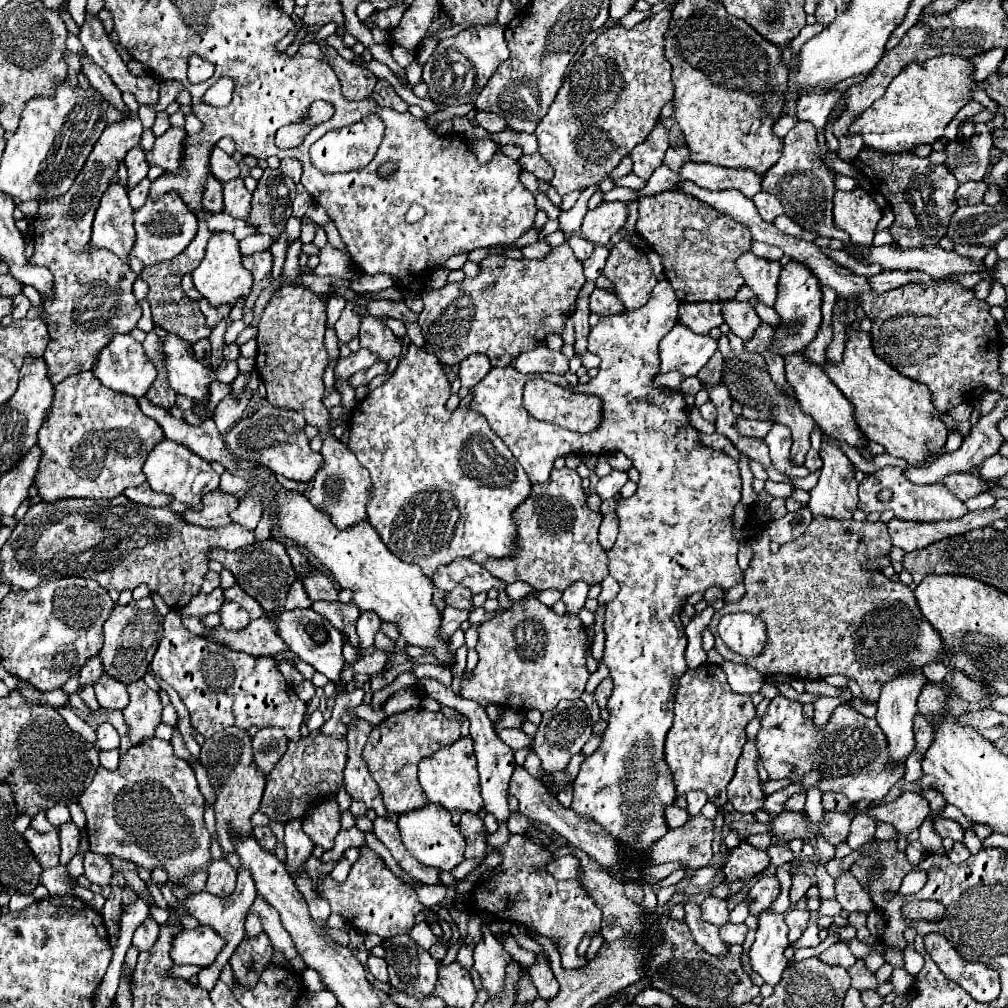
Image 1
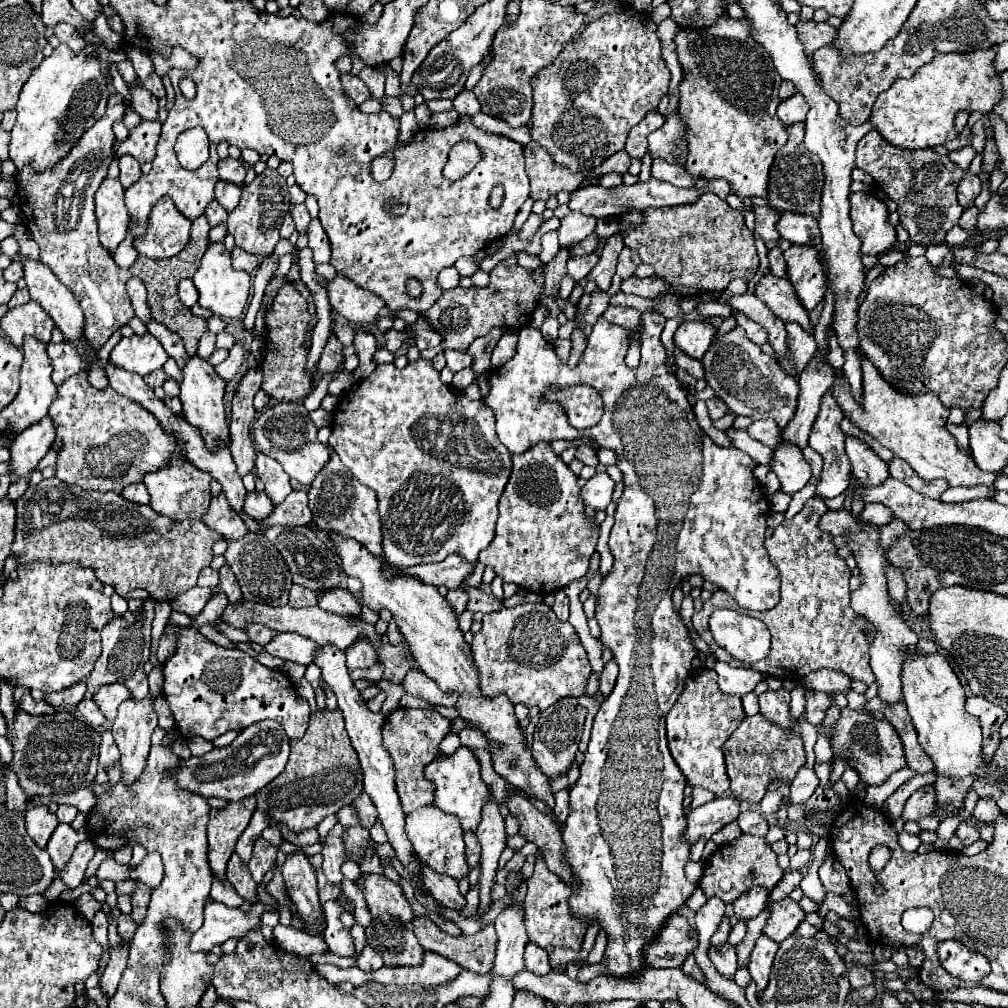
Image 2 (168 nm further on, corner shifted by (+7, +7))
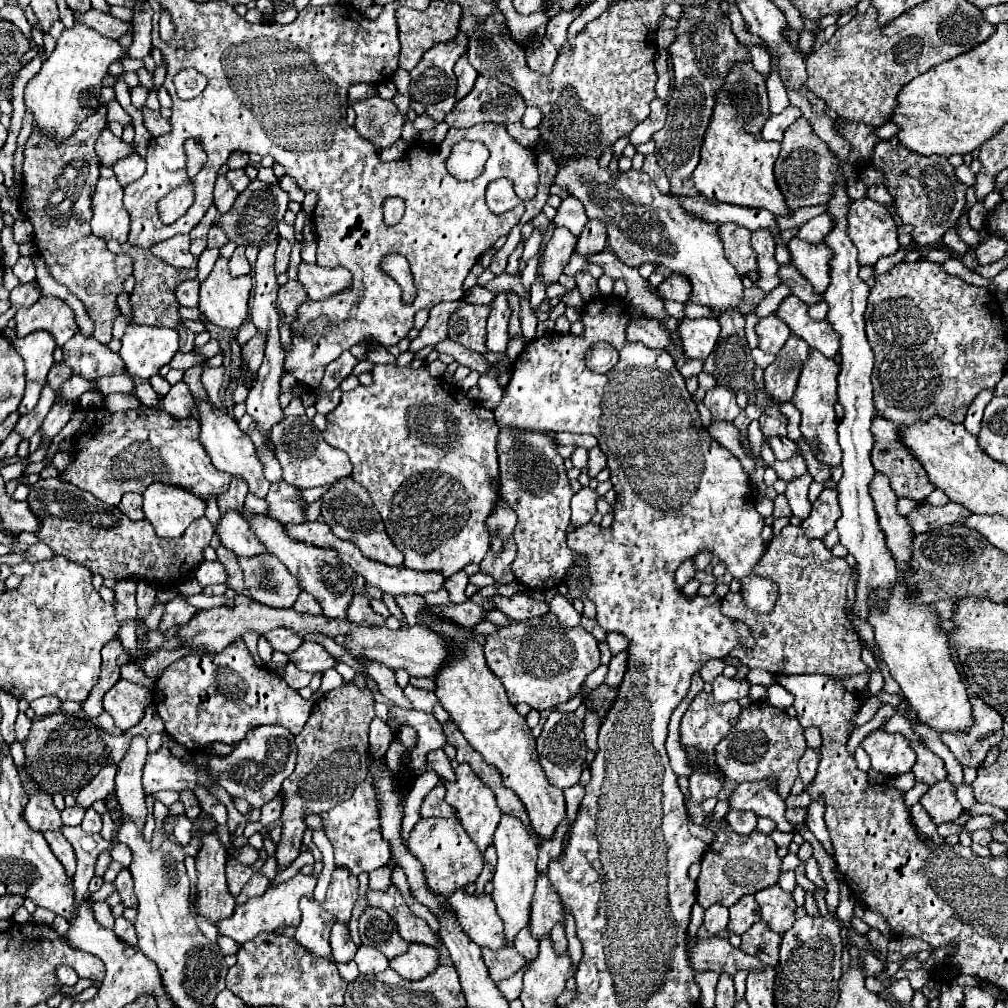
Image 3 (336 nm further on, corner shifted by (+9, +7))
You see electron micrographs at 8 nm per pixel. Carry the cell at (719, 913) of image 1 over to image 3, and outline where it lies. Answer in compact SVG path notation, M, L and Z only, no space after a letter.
M710 905L706 909L704 927L708 935L722 935L728 925L728 909L724 905Z

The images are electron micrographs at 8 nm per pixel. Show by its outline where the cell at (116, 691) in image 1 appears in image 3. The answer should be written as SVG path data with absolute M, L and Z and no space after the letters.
M120 679L106 695L104 695L104 709L116 721L120 731L130 731L134 725L140 723L148 705L152 705L152 689Z

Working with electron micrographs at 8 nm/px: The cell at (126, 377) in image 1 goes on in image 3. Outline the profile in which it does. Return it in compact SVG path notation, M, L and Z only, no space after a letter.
M128 325L120 357L132 375L150 379L178 353L178 333L168 327Z

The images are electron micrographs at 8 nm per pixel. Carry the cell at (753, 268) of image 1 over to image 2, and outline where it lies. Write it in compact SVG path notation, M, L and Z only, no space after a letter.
M766 271L756 283L754 295L760 301L764 301L772 309L772 313L782 321L796 321L806 331L812 333L808 311L802 307L802 303L798 303L798 297L794 295L794 287L786 277L776 277L772 271Z

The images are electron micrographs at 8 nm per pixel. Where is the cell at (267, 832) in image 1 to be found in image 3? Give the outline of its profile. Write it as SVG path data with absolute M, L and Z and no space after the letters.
M254 873L250 877L250 881L244 885L244 891L240 891L240 895L236 897L236 903L240 905L240 903L246 903L252 897L260 897L266 889L268 889L268 879L260 873Z

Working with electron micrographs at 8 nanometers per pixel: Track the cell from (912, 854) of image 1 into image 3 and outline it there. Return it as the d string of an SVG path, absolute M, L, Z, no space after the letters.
M977 815L977 816L974 816L963 826L960 833L964 831L972 832L979 829L990 830L996 822L997 821L993 817L987 816L987 815Z

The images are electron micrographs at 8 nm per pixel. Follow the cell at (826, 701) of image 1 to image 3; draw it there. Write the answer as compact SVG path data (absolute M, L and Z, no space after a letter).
M912 743L912 747L914 747L916 755L918 755L918 761L916 761L914 769L912 769L916 781L932 785L932 783L944 781L948 777L944 761L936 753L926 749L922 743Z

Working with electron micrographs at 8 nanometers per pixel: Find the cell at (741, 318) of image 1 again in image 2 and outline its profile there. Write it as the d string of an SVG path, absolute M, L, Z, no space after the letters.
M736 311L736 313L734 313L734 317L736 317L738 327L742 327L742 329L746 331L746 335L748 335L748 339L750 339L750 341L754 341L756 345L766 343L766 331L764 331L758 323L754 323L750 317L742 315L740 311Z

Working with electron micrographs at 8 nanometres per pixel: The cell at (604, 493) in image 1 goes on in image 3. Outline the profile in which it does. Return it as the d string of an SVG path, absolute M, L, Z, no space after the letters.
M590 487L580 489L572 497L572 503L570 503L572 505L572 521L570 521L572 527L582 527L592 519L592 515L596 513L596 499L598 499L598 493L592 491Z

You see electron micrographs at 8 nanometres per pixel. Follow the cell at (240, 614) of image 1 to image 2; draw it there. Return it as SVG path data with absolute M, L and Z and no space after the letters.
M248 623L248 625L244 627L244 631L246 631L246 635L248 635L254 643L260 643L260 645L268 643L268 641L274 637L274 631L268 629L268 627L264 627L264 625L260 625L260 623Z

